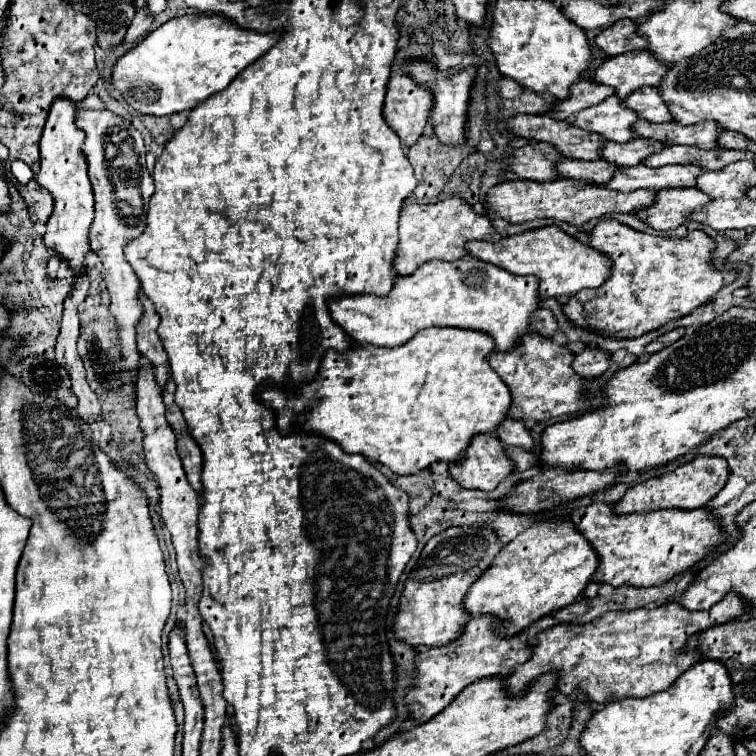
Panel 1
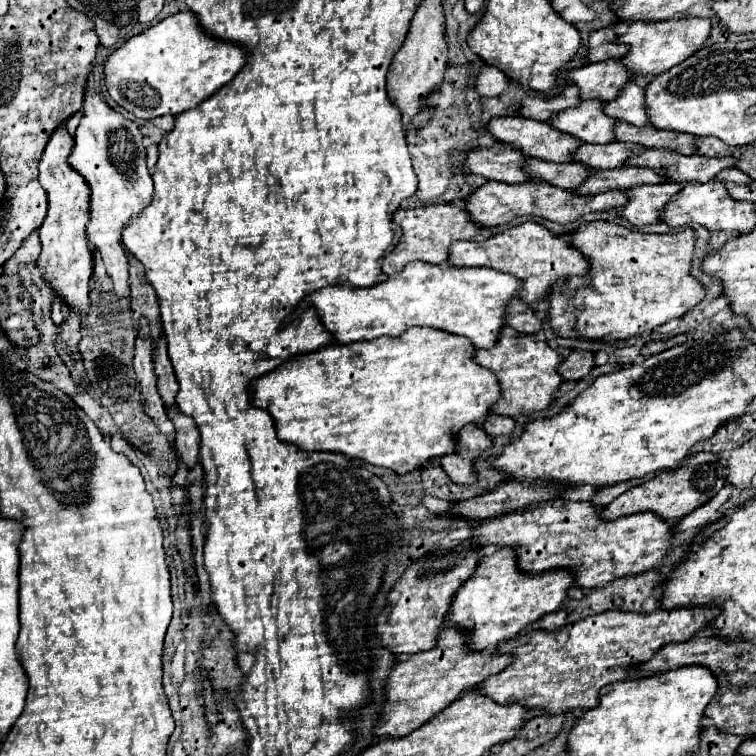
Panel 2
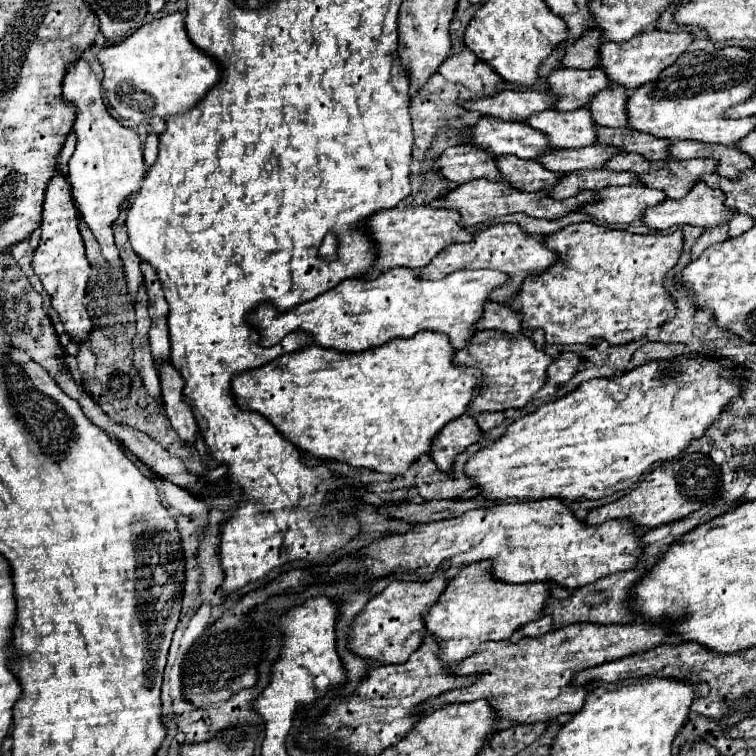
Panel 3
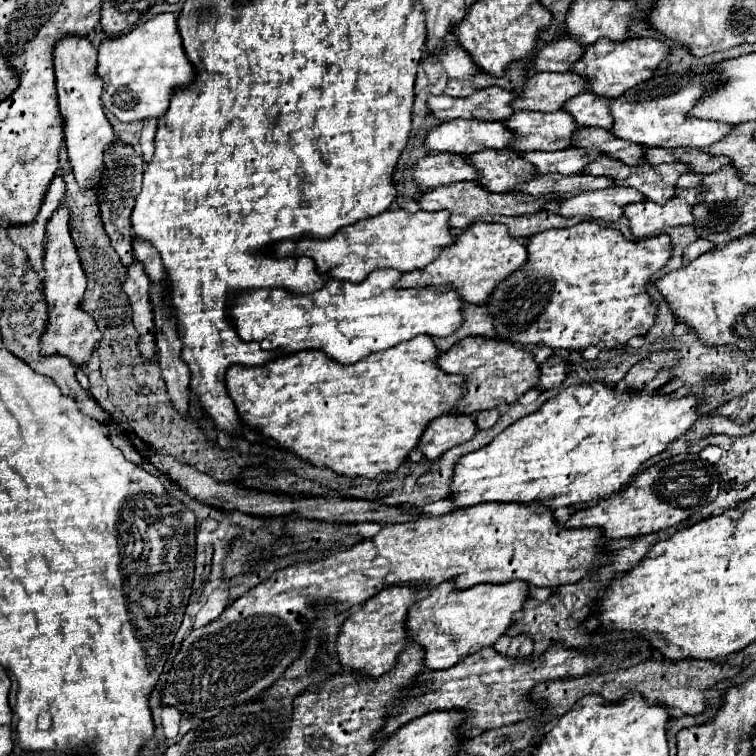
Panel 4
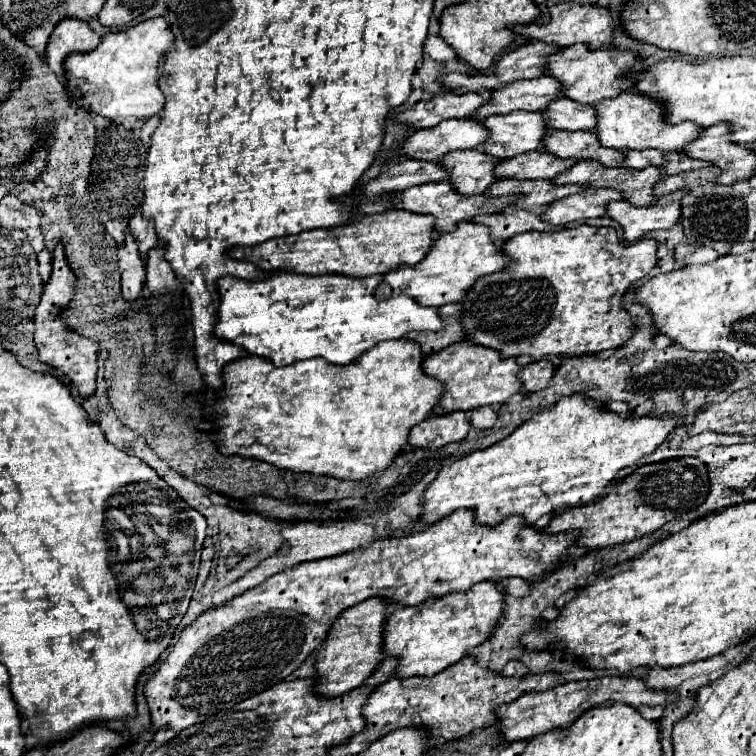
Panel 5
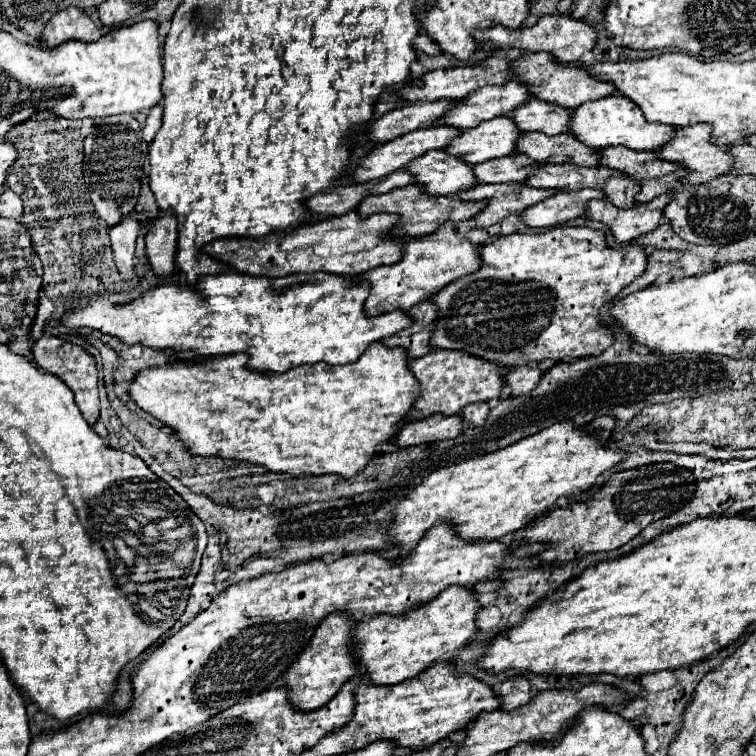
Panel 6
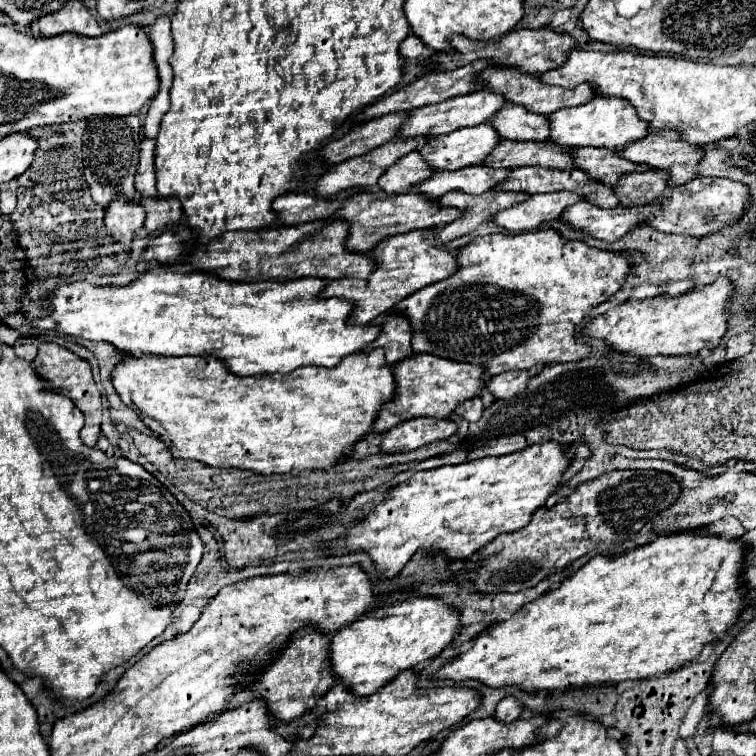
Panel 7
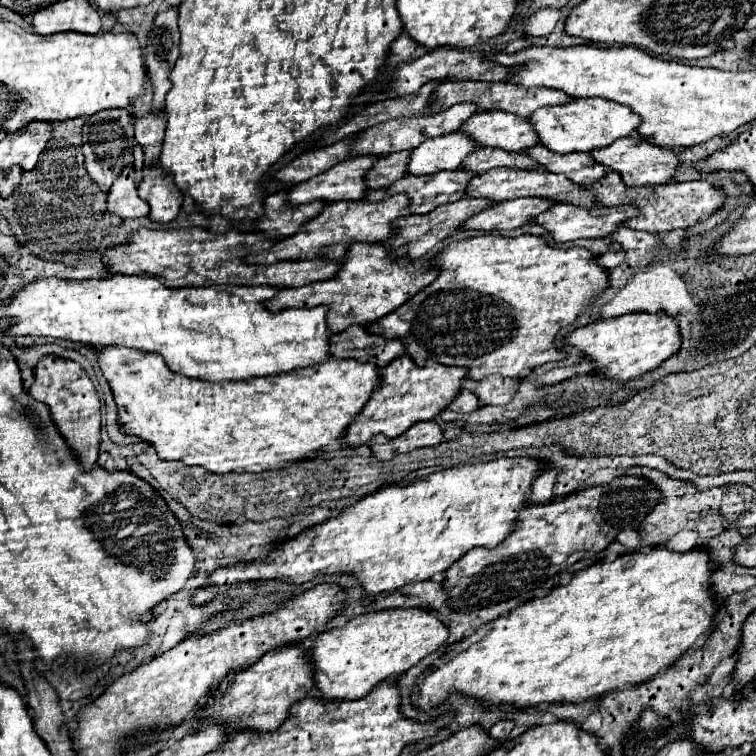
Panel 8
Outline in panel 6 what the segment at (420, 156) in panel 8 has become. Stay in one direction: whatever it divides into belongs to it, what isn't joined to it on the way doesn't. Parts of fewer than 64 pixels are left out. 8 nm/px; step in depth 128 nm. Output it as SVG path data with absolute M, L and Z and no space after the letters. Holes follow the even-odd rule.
M508 116L486 120L476 128L462 130L452 144L444 148L454 158L460 158L466 164L480 164L486 160L510 156L516 148L520 130Z

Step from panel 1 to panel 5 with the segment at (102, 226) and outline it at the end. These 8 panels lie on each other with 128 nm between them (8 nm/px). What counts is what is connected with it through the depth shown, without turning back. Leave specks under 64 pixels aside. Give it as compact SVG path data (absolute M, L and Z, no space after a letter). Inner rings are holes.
M62 18L48 40L46 60L50 68L56 72L58 80L64 82L62 60L68 56L68 52L90 52L98 44L100 44L100 36L94 30L90 30L88 22L76 18Z

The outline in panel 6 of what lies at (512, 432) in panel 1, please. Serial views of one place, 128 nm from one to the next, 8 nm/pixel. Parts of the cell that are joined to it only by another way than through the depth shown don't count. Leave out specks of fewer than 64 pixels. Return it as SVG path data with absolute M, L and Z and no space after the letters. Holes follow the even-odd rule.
M476 402L476 404L468 404L464 410L462 410L462 416L466 422L474 424L474 426L480 426L484 424L486 416L488 416L488 404L486 402Z

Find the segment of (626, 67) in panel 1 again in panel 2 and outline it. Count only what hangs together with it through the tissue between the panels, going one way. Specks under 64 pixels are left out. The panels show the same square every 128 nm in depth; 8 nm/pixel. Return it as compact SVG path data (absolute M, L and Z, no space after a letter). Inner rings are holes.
M606 60L600 64L584 64L568 72L568 80L580 88L580 100L614 100L624 86L632 80L620 60Z

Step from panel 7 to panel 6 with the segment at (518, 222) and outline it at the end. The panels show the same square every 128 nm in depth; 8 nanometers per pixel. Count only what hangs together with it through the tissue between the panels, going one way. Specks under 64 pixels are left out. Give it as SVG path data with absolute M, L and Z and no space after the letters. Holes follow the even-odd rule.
M582 188L574 192L556 192L554 196L526 208L520 218L530 228L552 228L584 214L584 204L592 198L604 198L604 192Z

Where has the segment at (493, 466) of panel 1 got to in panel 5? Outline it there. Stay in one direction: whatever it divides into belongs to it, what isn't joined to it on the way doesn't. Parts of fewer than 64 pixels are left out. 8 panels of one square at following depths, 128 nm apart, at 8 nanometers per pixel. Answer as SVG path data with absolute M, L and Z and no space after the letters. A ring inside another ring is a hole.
M448 412L442 416L428 416L410 430L408 444L420 448L440 448L450 442L460 442L468 434L470 424L466 412Z

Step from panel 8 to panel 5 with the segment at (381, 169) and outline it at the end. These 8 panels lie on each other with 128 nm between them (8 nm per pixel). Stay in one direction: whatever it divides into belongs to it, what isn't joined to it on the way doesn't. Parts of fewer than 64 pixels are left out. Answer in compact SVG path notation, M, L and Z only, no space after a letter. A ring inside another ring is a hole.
M464 150L464 152L450 152L436 160L446 170L446 182L466 196L484 194L486 188L496 182L492 176L492 168L498 164L496 158L482 154L480 150Z

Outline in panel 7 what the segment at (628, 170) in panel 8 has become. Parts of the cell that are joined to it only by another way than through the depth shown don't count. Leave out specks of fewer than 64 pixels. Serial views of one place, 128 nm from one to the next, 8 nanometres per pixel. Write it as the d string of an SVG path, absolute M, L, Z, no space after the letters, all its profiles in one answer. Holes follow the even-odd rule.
M672 130L650 132L650 134L646 134L644 138L640 138L636 142L628 142L624 148L618 148L616 152L622 158L634 162L634 164L646 164L652 170L664 170L664 172L668 172L668 184L670 186L686 184L688 180L692 180L694 176L698 176L698 166L700 166L702 154L704 154L700 148L696 148L696 146L680 140L680 134L672 132Z

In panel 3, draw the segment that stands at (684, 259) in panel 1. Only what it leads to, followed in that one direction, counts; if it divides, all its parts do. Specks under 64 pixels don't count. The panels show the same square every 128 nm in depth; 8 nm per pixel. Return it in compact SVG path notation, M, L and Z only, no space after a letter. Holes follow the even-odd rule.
M580 222L564 226L554 234L548 234L544 238L544 244L558 256L554 266L564 266L566 272L558 272L560 278L538 276L536 280L524 280L516 296L508 300L506 306L510 306L514 312L522 312L522 328L544 330L548 344L628 344L632 340L642 338L646 330L662 326L668 318L676 314L674 302L664 290L664 276L680 258L680 230L674 230L670 234L630 234L594 222Z

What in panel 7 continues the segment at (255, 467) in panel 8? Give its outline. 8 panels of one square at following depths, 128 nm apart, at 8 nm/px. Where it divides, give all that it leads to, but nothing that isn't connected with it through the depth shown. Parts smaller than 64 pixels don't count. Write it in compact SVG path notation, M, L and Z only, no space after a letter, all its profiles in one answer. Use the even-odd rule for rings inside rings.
M376 348L370 354L366 352L358 352L358 354L350 354L346 358L340 360L338 366L334 368L320 368L320 366L304 366L298 368L290 374L270 374L270 376L248 376L248 378L240 378L236 374L230 374L226 370L226 366L216 360L216 358L196 358L196 356L184 356L184 358L166 358L166 356L154 356L154 354L146 354L146 356L124 356L124 360L120 364L116 364L116 368L112 370L112 384L116 388L116 392L120 394L122 402L126 406L132 406L138 410L138 418L152 430L156 432L162 442L166 444L166 448L170 450L170 454L174 458L184 458L184 460L198 460L202 464L208 464L212 468L238 468L238 470L252 470L258 474L300 474L302 470L314 470L314 468L334 468L338 458L342 458L346 448L352 448L354 442L358 442L360 438L364 438L374 420L376 414L382 406L382 402L390 400L394 394L394 376L392 376L392 368L386 366L384 362L384 350Z

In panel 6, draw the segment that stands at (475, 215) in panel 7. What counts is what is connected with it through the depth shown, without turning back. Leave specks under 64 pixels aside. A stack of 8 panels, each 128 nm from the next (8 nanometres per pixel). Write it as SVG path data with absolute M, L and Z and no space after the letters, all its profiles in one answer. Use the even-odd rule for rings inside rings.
M484 184L464 192L458 192L460 200L486 200L488 206L474 216L474 228L486 228L496 224L508 214L518 214L528 206L552 196L556 190L532 188L526 184Z

